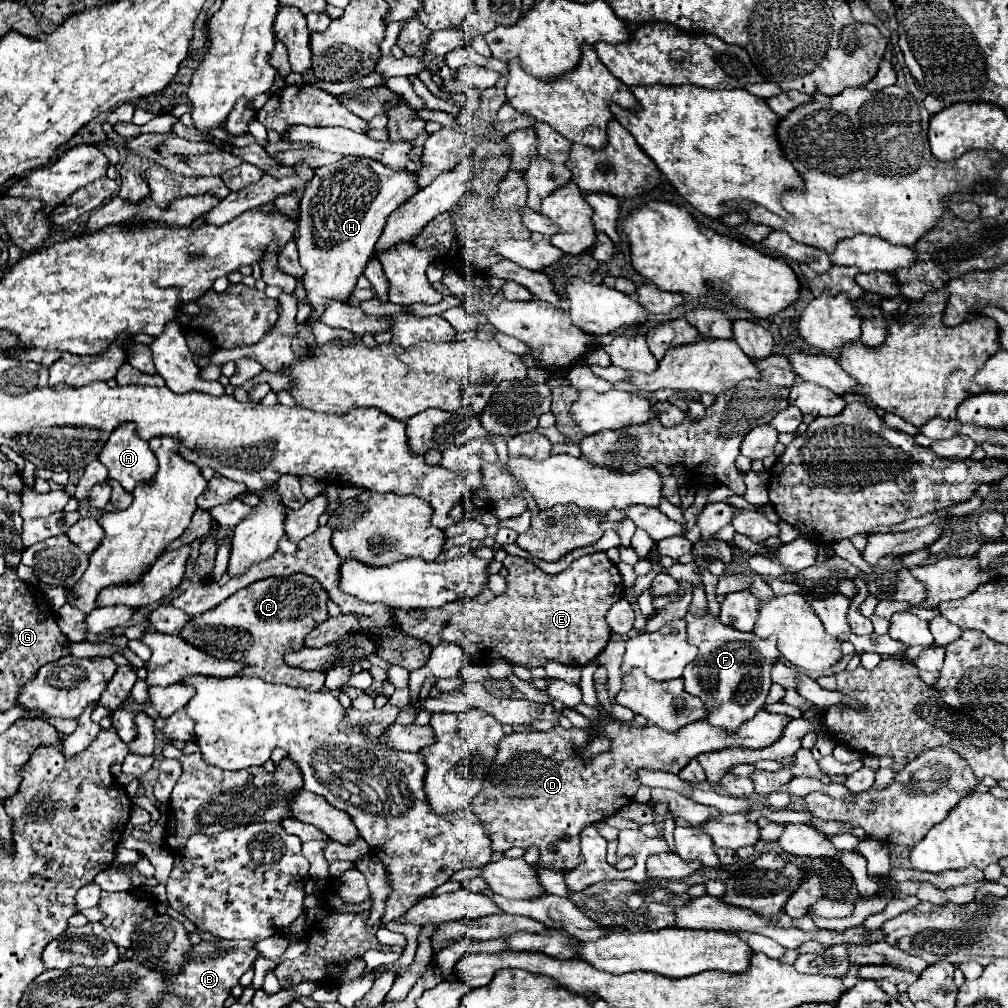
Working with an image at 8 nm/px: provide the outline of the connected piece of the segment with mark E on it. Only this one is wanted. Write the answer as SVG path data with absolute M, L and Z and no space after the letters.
M605 551L591 553L585 557L579 557L571 563L569 569L557 575L549 575L535 567L533 563L521 559L521 557L507 557L505 567L509 571L507 579L507 589L497 595L489 603L479 603L477 599L463 599L457 603L445 603L445 607L425 611L425 609L411 609L411 611L399 611L395 609L395 617L399 619L399 627L413 635L419 637L421 641L427 641L429 645L439 645L441 641L451 641L457 643L465 649L469 661L479 661L487 663L493 659L505 659L505 661L515 661L525 667L537 667L543 665L545 661L559 661L563 665L573 665L573 667L583 667L591 659L595 659L607 645L611 631L609 625L605 623L605 611L625 595L625 585L621 579L621 573L615 563L611 563L605 555Z

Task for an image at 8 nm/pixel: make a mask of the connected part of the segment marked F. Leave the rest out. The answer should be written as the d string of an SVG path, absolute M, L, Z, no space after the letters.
M687 609L685 621L689 643L699 647L697 659L693 659L683 671L685 691L705 703L709 711L707 719L715 727L735 731L745 719L751 719L763 707L771 687L771 665L781 661L781 655L773 639L759 639L755 633L741 633L733 627L725 627L709 613L709 609L703 615Z

